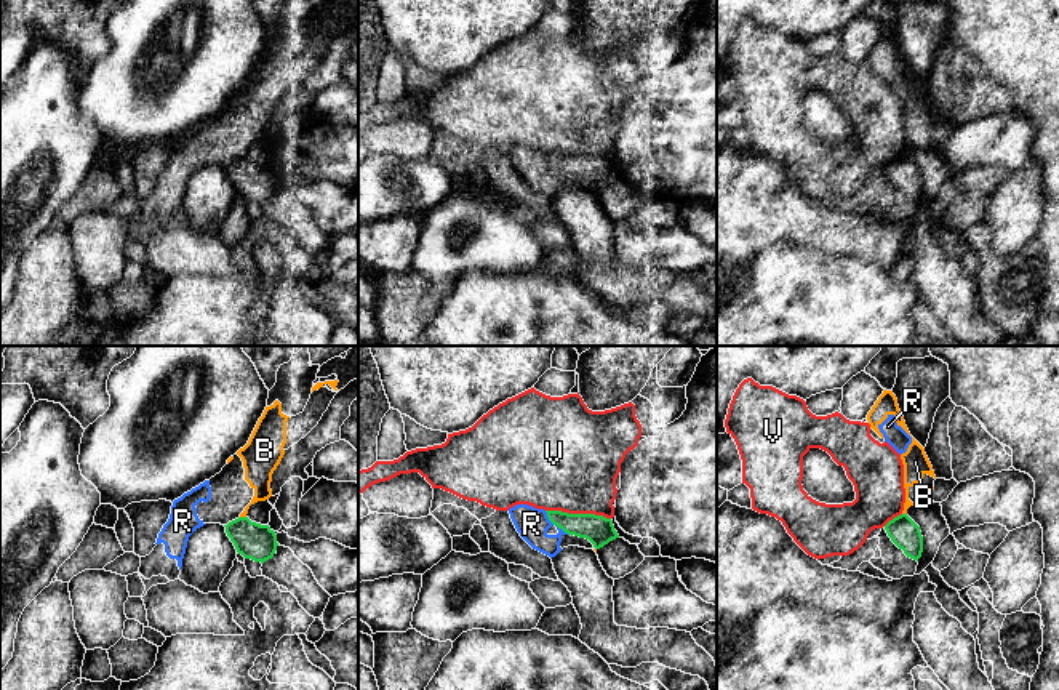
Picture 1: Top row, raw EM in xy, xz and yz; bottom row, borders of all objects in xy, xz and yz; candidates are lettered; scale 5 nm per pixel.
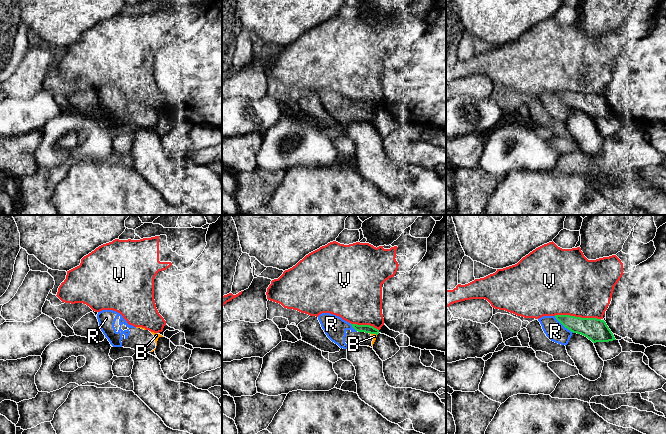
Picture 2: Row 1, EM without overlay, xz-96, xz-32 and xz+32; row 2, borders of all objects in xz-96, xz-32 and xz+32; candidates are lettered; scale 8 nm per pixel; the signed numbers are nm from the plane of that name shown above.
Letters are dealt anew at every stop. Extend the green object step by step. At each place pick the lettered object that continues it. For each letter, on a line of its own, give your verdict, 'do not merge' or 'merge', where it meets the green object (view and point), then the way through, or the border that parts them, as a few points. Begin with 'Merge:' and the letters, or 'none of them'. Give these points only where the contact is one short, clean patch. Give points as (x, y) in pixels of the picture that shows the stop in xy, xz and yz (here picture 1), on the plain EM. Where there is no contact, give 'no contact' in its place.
Merge: none of them
B: do not merge; meets green in xy at (243, 159); border along xy (240, 157), (245, 159)
R: do not merge; meets green in xz at (555, 165); border along xz (544, 152), (554, 165), (568, 175)
V: do not merge; meets green in xz at (578, 156)

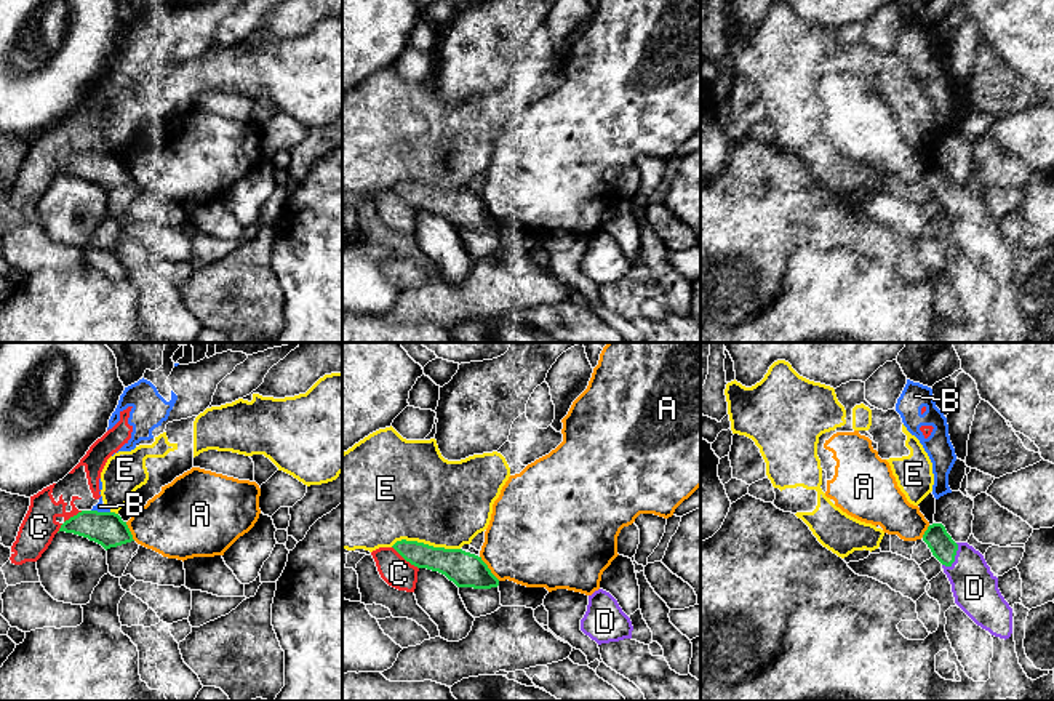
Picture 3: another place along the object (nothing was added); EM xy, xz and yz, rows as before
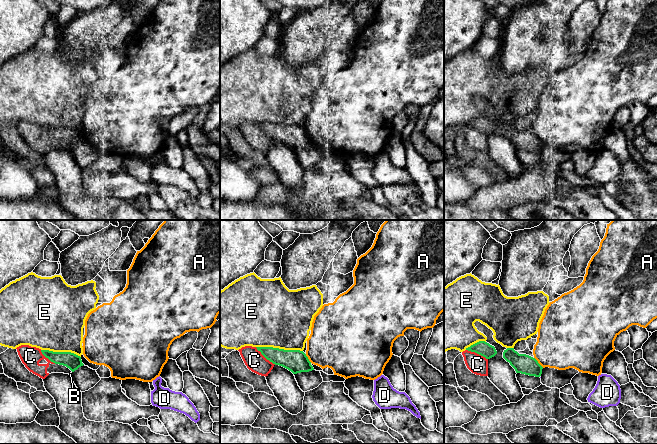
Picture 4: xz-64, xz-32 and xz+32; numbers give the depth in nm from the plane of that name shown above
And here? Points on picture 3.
Merge: D
A: do not merge; meets green in xz at (488, 210); border along xz (480, 197), (499, 221)
B: do not merge; meets green in xy at (101, 154); border along xy (91, 151), (109, 154)
C: do not merge; meets green in xy at (69, 160); border along xy (82, 152), (71, 157), (56, 173)
D: merge; meets green in yz at (954, 199)
E: do not merge; meets green in xz at (426, 186)

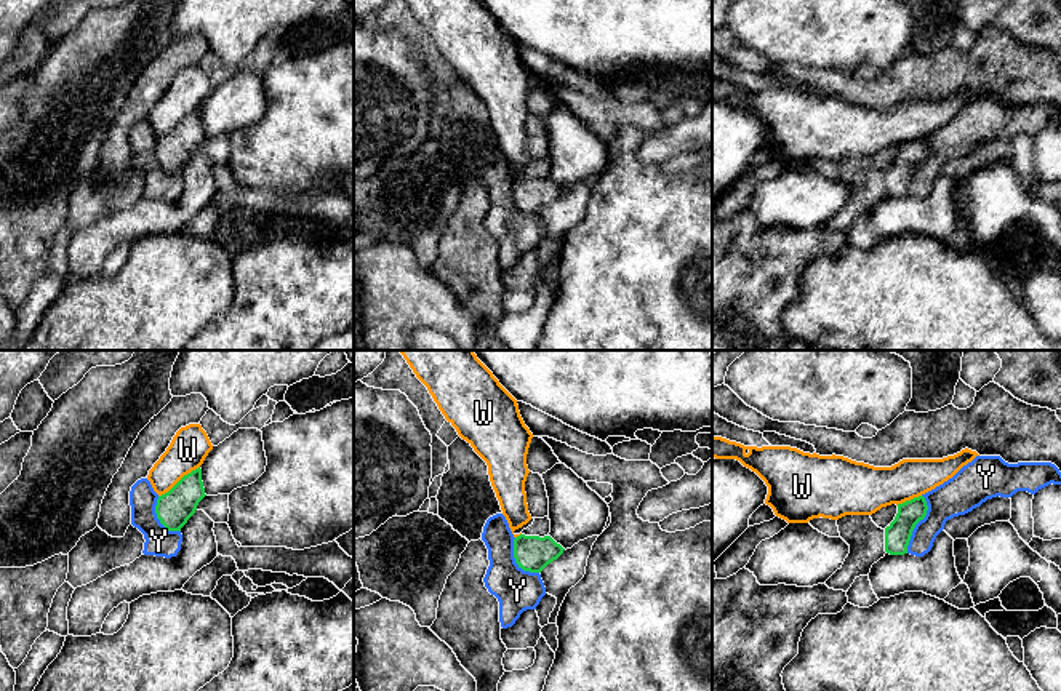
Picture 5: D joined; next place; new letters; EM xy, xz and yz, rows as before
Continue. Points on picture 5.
Merge: none of them
W: do not merge; meets green in xy at (180, 122)
Y: do not merge; meets green in yz at (917, 163); border along yz (922, 136), (927, 155), (916, 167), (906, 194)

